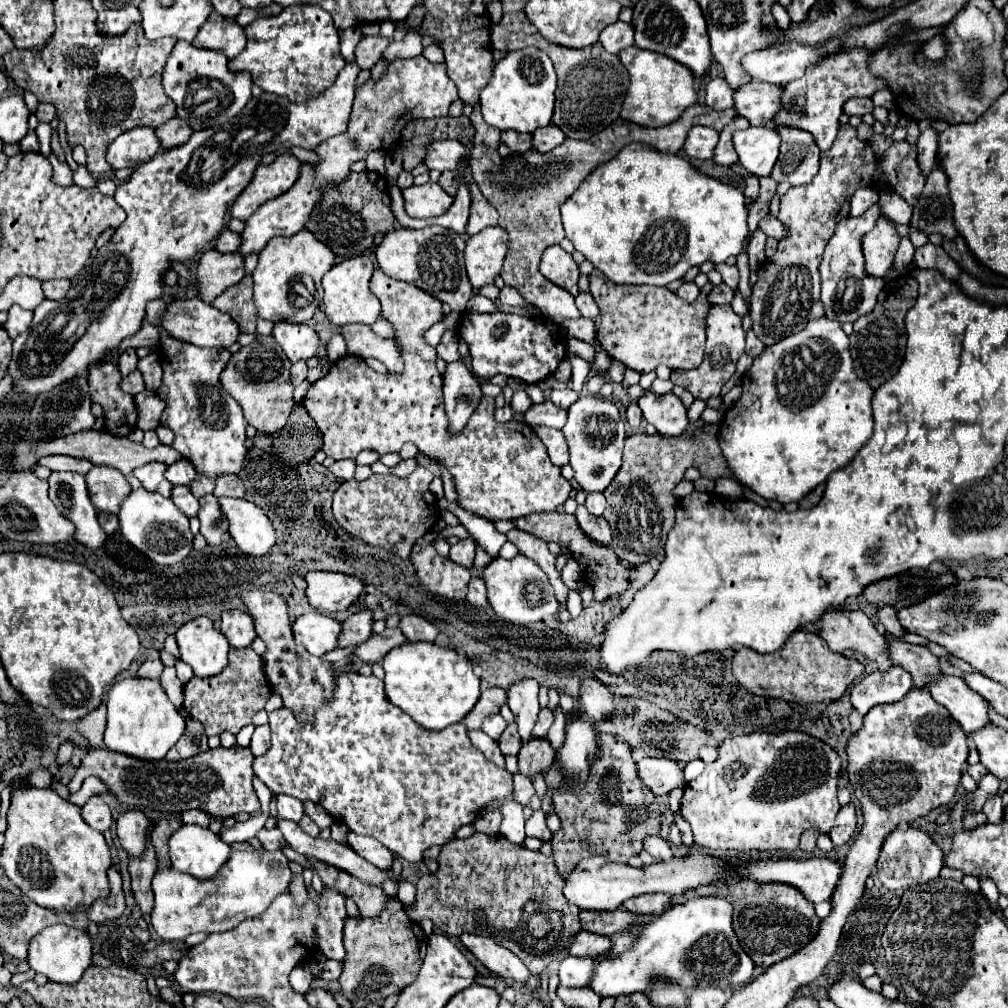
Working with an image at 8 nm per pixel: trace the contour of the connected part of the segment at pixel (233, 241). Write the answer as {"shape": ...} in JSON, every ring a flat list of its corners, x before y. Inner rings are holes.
{"shape":[[224,230,224,232,220,232,220,236,216,238,216,246,214,246,214,248,216,248,218,252,228,254,228,252,236,252,238,246,240,246,240,236,234,234,234,232,230,232,230,230]]}

